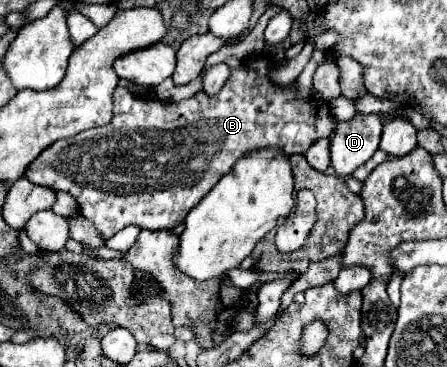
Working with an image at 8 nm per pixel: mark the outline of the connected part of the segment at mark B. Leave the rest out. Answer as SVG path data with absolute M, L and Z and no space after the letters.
M259 54L245 60L241 68L231 68L227 82L215 96L197 92L181 102L139 98L131 94L129 88L117 86L113 92L113 120L107 126L55 140L27 166L25 176L33 184L75 196L79 212L89 218L105 238L115 236L127 226L171 230L179 226L189 210L249 152L281 148L285 154L303 154L315 140L331 134L331 124L335 122L329 106L315 98L301 98L295 84L275 84L269 78L271 66L273 58Z

